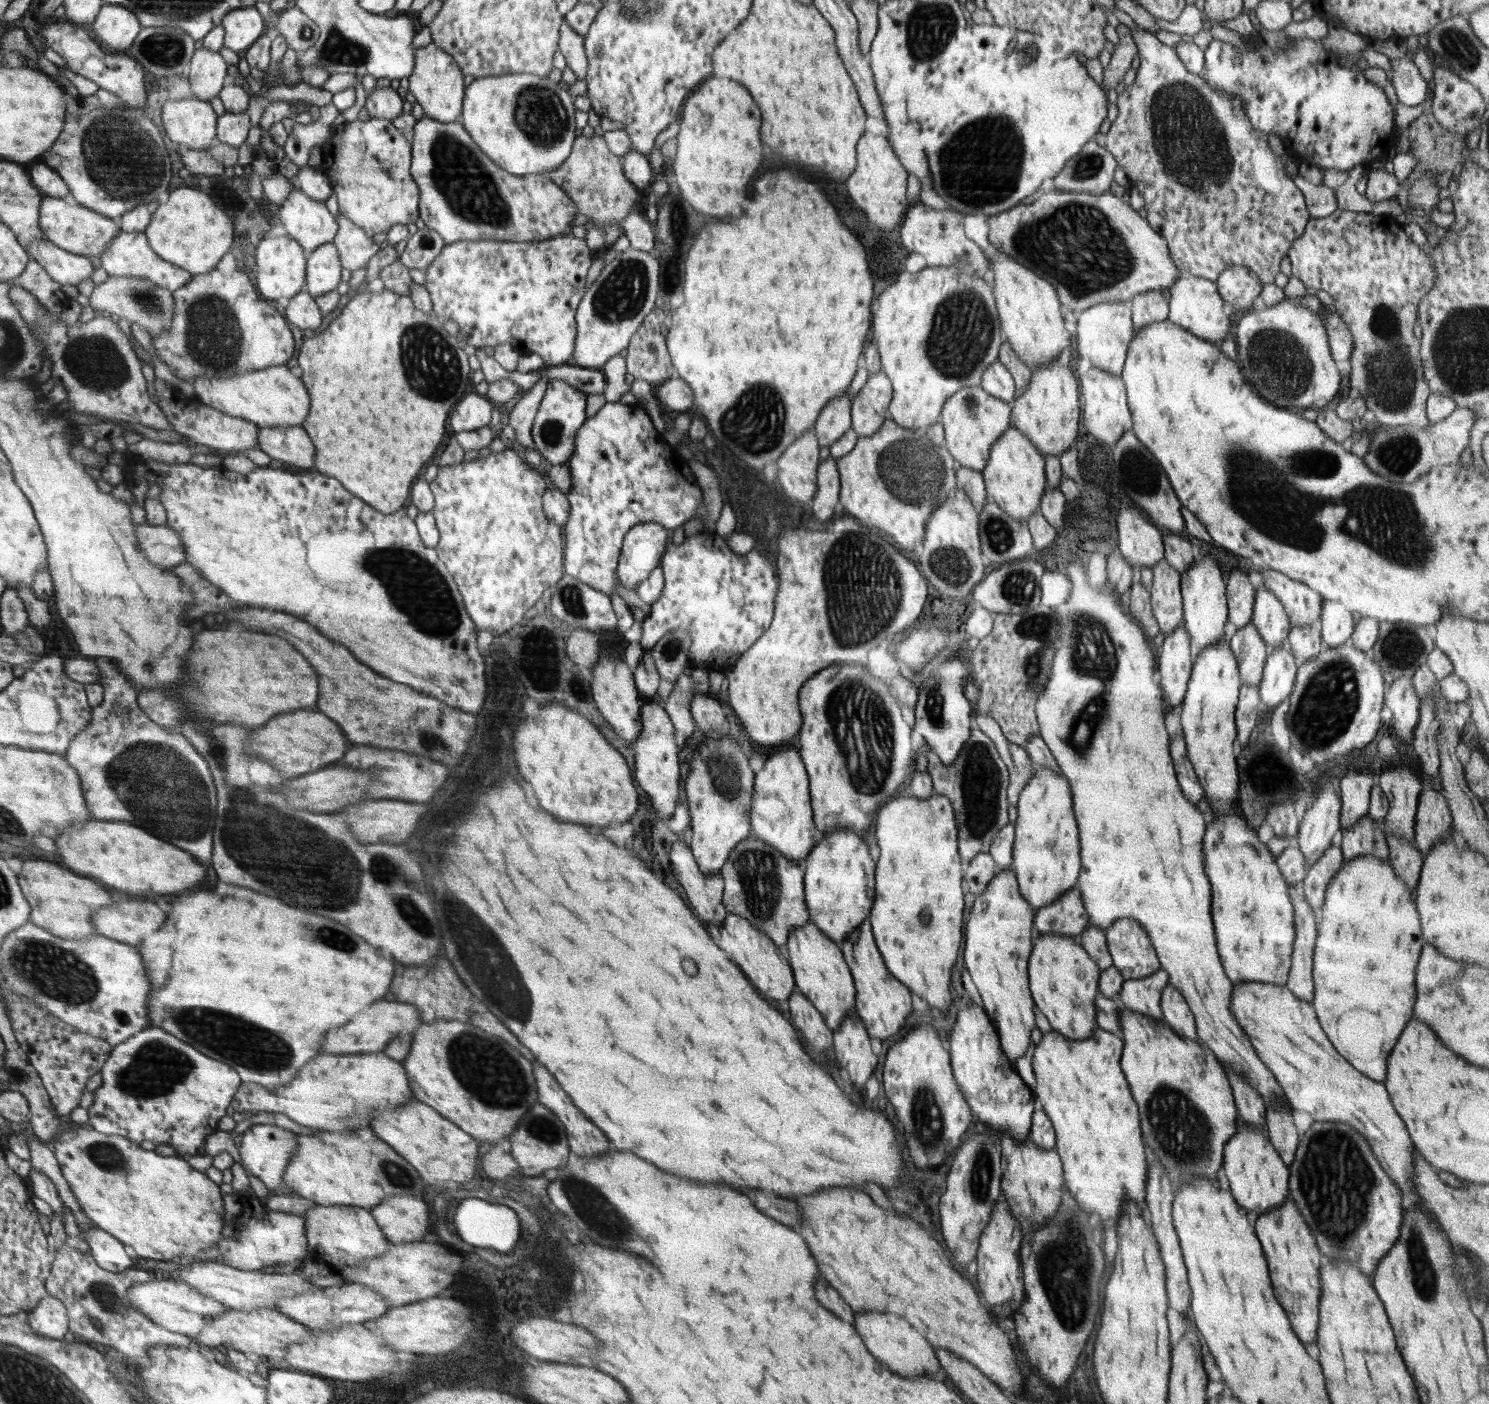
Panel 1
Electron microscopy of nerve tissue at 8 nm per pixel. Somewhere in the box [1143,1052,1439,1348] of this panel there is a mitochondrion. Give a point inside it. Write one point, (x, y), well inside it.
(1334, 1157)

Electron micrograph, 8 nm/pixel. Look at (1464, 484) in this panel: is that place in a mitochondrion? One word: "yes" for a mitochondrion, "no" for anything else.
no

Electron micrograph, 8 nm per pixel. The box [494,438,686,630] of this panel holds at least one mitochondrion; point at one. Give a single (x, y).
(572, 600)

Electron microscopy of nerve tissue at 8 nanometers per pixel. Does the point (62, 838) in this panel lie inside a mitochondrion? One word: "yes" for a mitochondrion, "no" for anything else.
no

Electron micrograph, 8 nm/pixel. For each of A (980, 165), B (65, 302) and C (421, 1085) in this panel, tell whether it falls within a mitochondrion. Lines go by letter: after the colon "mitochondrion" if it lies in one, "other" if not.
A: mitochondrion
B: other
C: other

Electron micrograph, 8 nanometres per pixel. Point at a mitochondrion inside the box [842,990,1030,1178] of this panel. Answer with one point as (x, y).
(926, 1116)

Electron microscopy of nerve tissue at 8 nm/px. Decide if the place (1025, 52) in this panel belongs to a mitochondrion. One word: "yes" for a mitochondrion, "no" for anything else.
yes

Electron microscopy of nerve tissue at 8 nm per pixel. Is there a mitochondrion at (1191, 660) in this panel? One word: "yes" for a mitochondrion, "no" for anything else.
no

